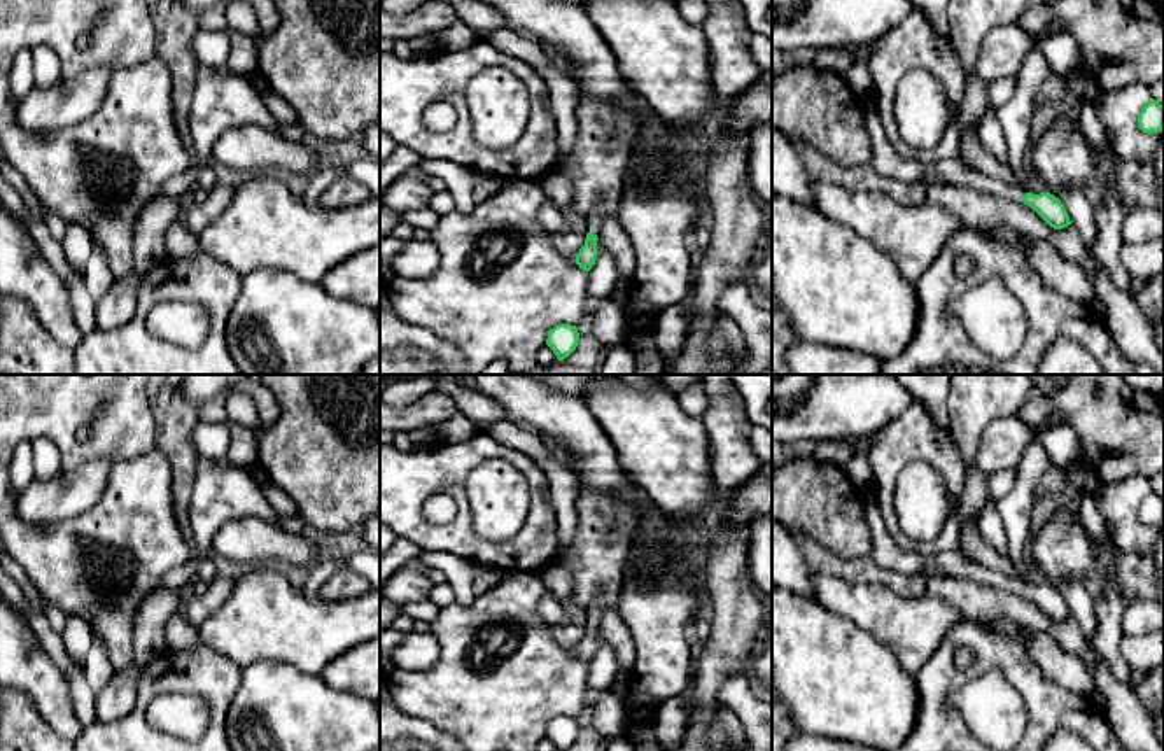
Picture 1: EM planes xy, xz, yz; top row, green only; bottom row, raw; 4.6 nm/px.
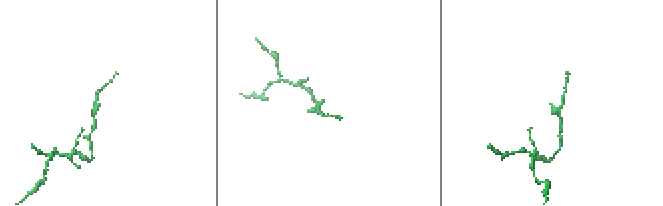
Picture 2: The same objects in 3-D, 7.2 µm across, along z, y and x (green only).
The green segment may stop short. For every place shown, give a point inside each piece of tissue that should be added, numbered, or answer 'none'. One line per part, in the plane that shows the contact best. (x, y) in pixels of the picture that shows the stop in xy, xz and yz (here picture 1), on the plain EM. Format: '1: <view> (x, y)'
1: xz (596, 613)

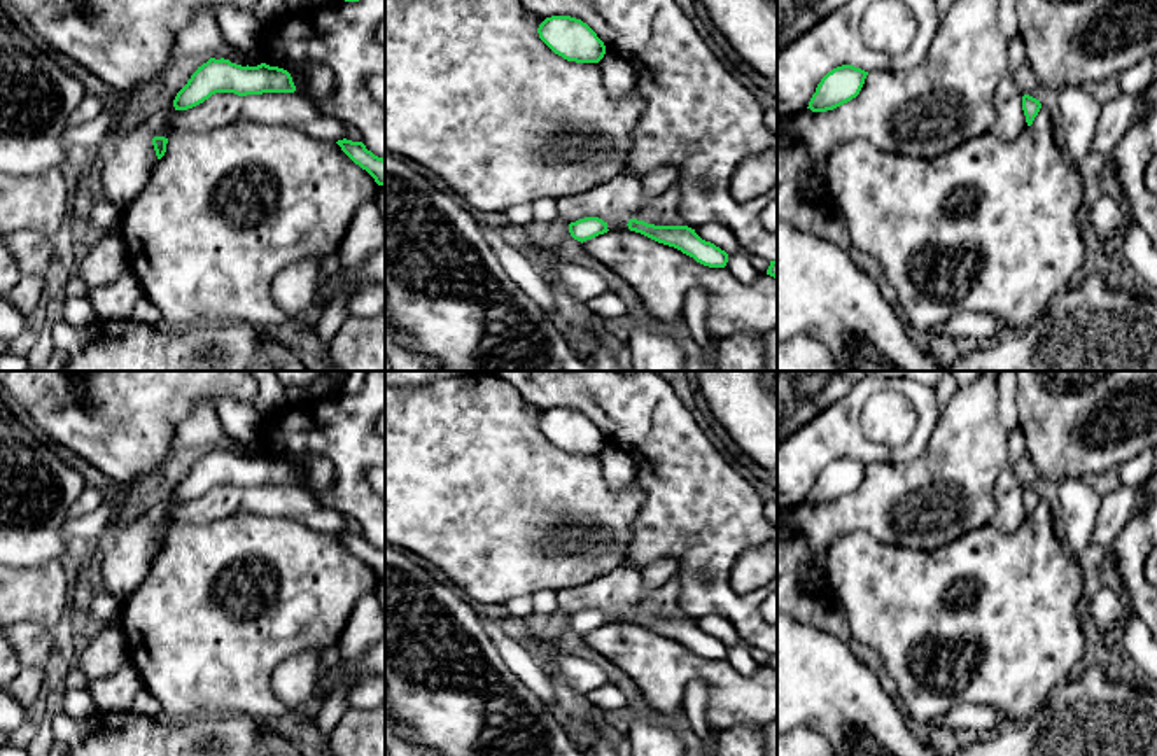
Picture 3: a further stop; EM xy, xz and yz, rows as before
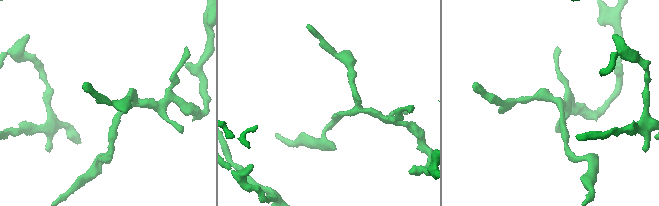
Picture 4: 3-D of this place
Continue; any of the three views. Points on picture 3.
none

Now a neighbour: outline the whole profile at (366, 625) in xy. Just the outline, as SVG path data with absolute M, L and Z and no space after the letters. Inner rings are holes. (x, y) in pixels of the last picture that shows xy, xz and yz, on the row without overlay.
M375 593L362 595L334 648L334 656L354 662L385 637L385 616Z

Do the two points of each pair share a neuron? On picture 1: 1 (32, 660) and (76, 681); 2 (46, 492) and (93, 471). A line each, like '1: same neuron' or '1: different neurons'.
1: different neurons
2: same neuron

